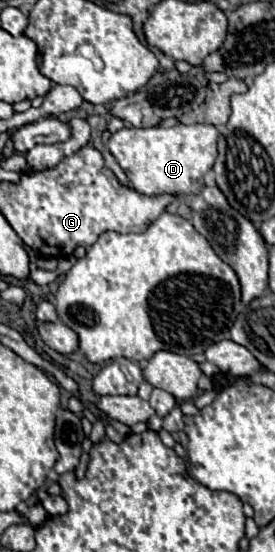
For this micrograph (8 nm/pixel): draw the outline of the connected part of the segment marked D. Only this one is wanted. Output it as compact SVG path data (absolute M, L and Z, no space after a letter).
M175 125L175 127L125 127L111 135L111 153L125 171L133 189L143 195L193 195L203 187L203 175L217 157L219 131L213 125Z

